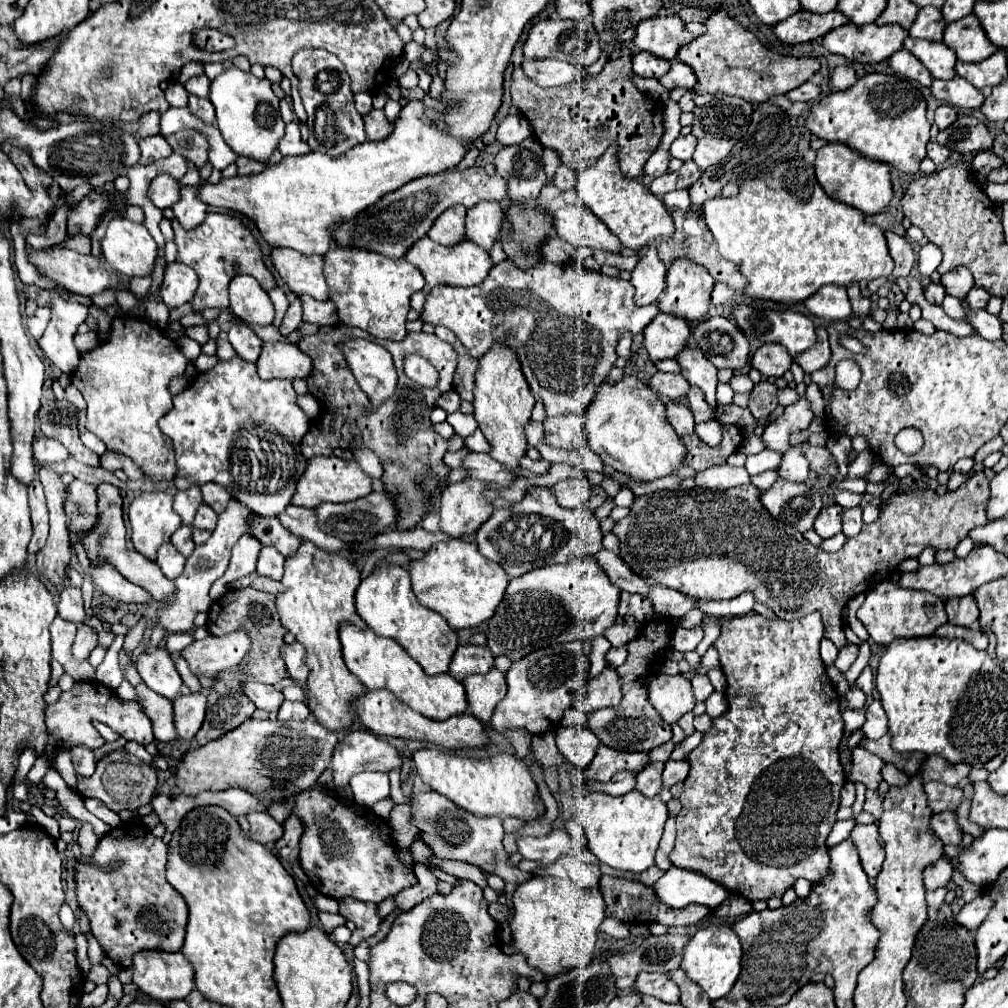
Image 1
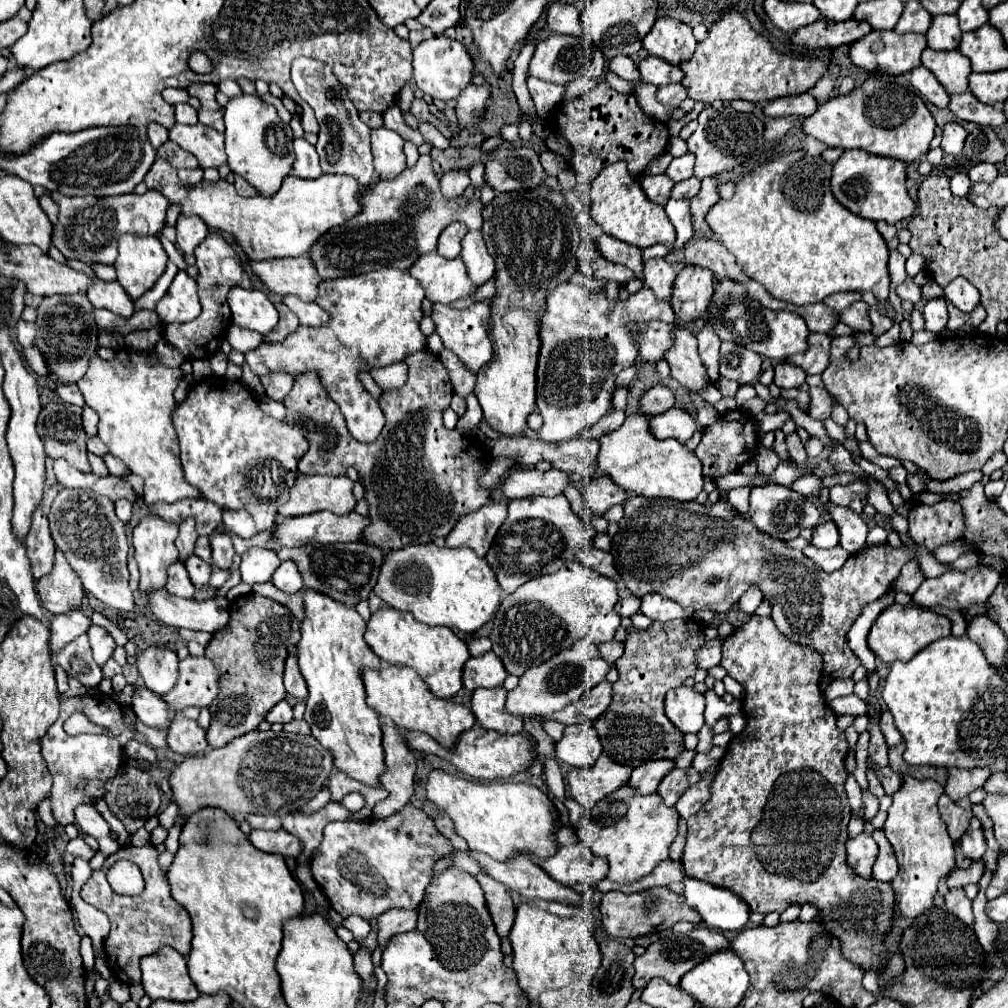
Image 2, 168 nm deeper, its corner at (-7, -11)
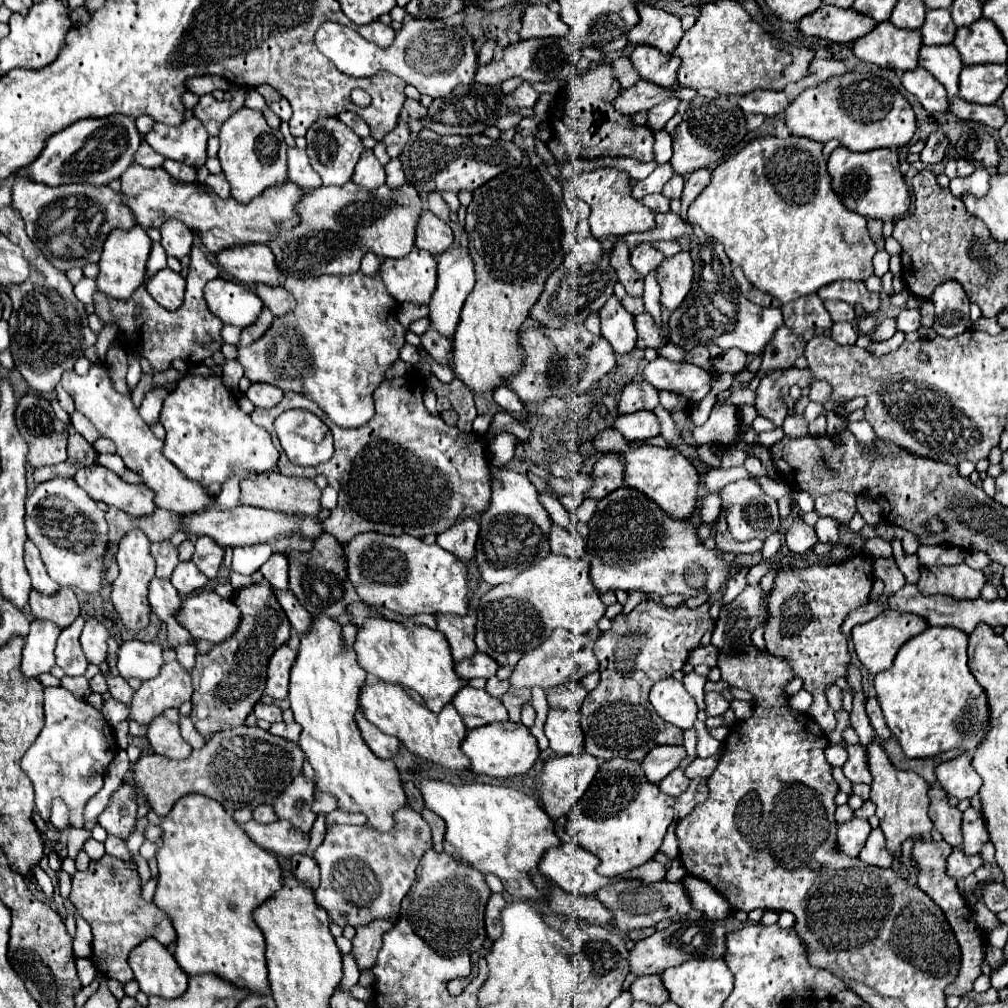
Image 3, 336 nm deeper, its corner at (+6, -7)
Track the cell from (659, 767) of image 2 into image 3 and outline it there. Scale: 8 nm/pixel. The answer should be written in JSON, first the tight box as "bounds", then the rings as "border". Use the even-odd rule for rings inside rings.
{"bounds":[641,745,687,783],"border":[[[663,745],[663,747],[651,749],[647,757],[641,761],[641,767],[651,783],[659,783],[673,769],[679,767],[683,757],[687,757],[683,745]]]}

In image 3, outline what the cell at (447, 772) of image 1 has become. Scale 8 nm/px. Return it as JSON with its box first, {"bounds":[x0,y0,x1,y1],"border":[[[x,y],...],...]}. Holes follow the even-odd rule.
{"bounds":[421,779,561,901],"border":[[[423,779],[421,793],[425,807],[447,823],[445,841],[455,847],[463,861],[479,869],[483,875],[493,873],[501,879],[505,891],[515,899],[541,901],[543,889],[537,889],[531,875],[541,875],[539,861],[547,849],[559,847],[561,841],[553,833],[553,821],[535,799],[511,787],[495,787],[483,783],[451,785],[445,781]]]}

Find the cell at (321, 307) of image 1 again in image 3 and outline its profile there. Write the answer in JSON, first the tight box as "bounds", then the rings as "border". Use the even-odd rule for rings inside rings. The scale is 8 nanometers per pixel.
{"bounds":[255,283,295,315],"border":[[[257,283],[255,285],[255,293],[261,297],[263,305],[267,309],[271,309],[273,315],[285,315],[287,311],[291,311],[291,307],[295,307],[295,299],[289,291],[285,291],[281,285],[279,287],[269,287],[265,283]]]}

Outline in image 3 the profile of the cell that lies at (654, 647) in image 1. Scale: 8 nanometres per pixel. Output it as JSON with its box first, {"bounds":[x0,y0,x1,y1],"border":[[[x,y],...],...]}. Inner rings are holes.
{"bounds":[579,599,715,761],"border":[[[651,599],[639,603],[631,613],[617,615],[607,631],[595,641],[595,657],[599,661],[599,685],[587,693],[579,711],[585,733],[585,753],[597,759],[635,759],[641,761],[653,747],[681,745],[683,731],[663,721],[649,703],[651,687],[671,677],[673,671],[687,663],[691,647],[697,647],[705,631],[715,629],[709,615],[711,603],[695,609],[685,605],[665,607]]]}

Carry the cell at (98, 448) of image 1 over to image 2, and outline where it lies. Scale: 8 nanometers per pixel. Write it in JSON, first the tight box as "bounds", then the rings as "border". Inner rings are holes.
{"bounds":[102,455,130,475],"border":[[[104,455],[102,459],[104,459],[104,463],[106,463],[106,467],[108,467],[108,471],[110,471],[112,475],[128,475],[128,473],[130,473],[130,471],[128,471],[116,457],[112,457],[112,455]]]}

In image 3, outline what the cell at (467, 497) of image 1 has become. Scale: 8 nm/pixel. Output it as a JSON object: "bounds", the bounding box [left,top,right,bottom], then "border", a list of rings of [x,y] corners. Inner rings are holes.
{"bounds":[437,517,479,563],"border":[[[469,517],[447,531],[437,535],[437,545],[443,547],[445,551],[453,553],[457,559],[469,563],[475,557],[475,541],[477,541],[479,525]]]}

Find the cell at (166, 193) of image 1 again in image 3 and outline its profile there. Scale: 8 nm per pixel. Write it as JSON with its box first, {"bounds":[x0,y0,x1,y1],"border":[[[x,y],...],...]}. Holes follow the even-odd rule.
{"bounds":[13,177,135,271],"border":[[[17,177],[13,185],[13,203],[23,217],[29,239],[41,249],[41,253],[61,271],[71,267],[85,267],[87,263],[99,263],[103,241],[113,227],[131,229],[135,225],[131,211],[121,203],[121,193],[107,185],[91,183],[67,183],[59,187],[47,187],[25,177]]]}

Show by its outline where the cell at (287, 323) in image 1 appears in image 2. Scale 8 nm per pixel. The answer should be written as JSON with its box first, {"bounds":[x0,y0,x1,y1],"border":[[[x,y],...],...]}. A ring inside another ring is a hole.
{"bounds":[266,303,300,343],"border":[[[276,303],[276,309],[280,313],[280,323],[266,335],[266,341],[272,341],[272,343],[286,339],[290,333],[294,333],[300,327],[298,317],[284,303]]]}

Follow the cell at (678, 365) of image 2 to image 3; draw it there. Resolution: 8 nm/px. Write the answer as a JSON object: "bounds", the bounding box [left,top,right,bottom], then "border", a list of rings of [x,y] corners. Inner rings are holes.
{"bounds":[635,311,667,349],"border":[[[643,311],[639,315],[635,315],[635,329],[637,329],[637,343],[635,347],[639,349],[659,349],[667,343],[667,337],[663,337],[663,331],[655,325],[653,317]]]}

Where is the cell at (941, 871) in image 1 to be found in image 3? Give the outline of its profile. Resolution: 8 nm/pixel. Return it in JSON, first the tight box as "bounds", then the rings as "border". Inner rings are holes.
{"bounds":[947,849,983,879],"border":[[[953,849],[947,857],[947,875],[961,879],[975,873],[983,863],[981,855],[965,855],[961,849]]]}

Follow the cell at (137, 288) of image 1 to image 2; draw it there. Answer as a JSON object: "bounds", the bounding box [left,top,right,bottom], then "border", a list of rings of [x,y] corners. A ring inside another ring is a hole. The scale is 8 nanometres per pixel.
{"bounds":[88,279,134,317],"border":[[[96,279],[96,283],[92,285],[92,291],[88,293],[88,299],[94,307],[110,309],[112,313],[122,317],[130,317],[134,313],[134,299],[128,297],[128,293],[118,281],[104,283]]]}

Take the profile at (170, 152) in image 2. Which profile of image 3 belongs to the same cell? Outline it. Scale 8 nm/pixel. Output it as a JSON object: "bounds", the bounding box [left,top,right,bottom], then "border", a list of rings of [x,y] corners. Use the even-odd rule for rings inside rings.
{"bounds":[135,141,165,167],"border":[[[141,141],[141,147],[135,153],[135,163],[143,165],[143,167],[161,167],[163,161],[165,159],[161,155],[155,155],[155,151],[151,151],[151,147],[145,141]]]}

